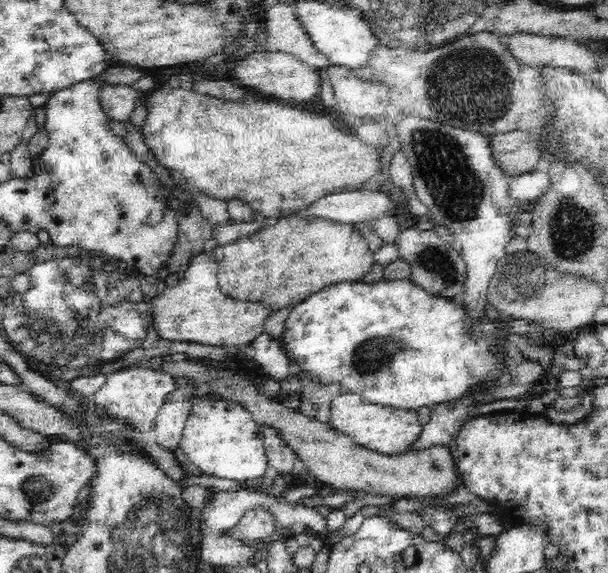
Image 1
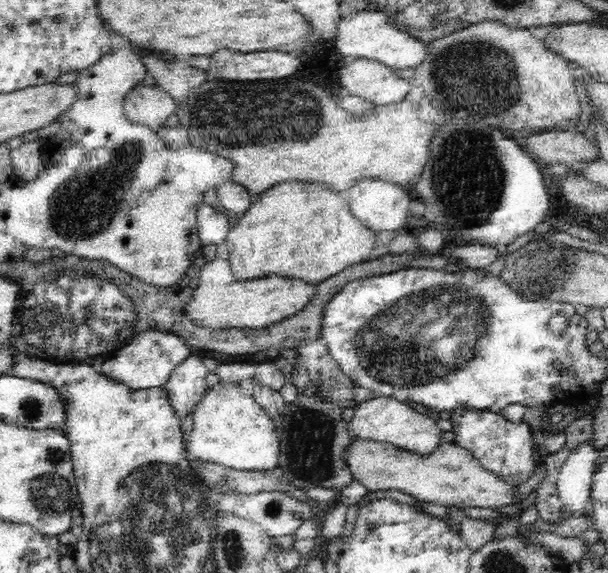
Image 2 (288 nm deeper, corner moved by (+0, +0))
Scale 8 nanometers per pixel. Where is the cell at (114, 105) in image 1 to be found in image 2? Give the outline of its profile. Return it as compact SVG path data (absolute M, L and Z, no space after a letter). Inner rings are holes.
M134 86L124 98L126 118L134 124L150 126L160 132L170 116L176 114L174 98L158 86Z

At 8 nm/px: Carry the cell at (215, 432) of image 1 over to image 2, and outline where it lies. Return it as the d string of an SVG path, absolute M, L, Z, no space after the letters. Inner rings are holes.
M220 382L204 394L200 404L194 408L194 428L186 440L186 450L202 462L252 472L278 468L280 446L282 436L278 436L272 416L254 396L244 394L236 382Z

